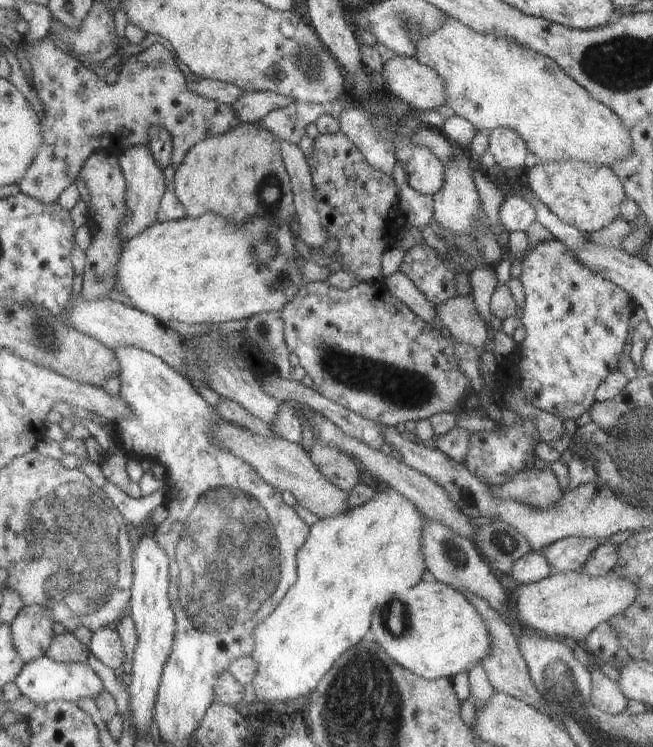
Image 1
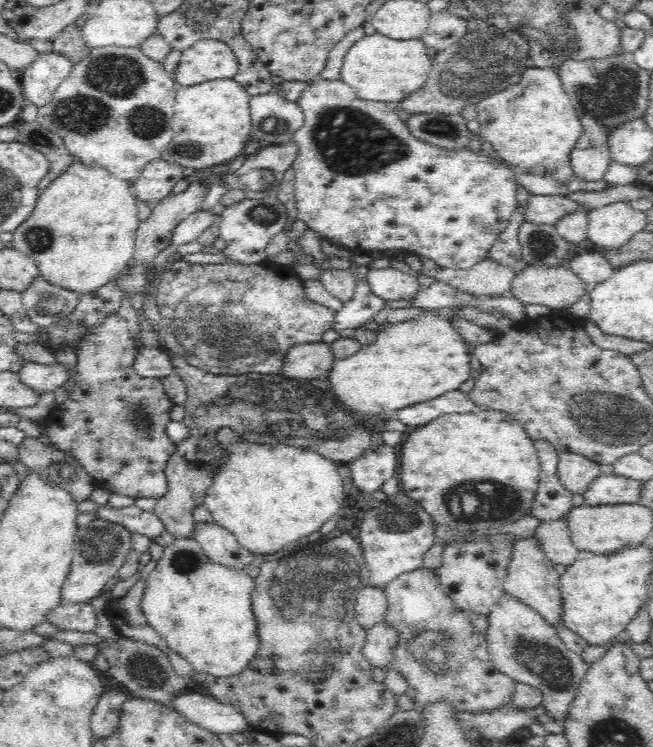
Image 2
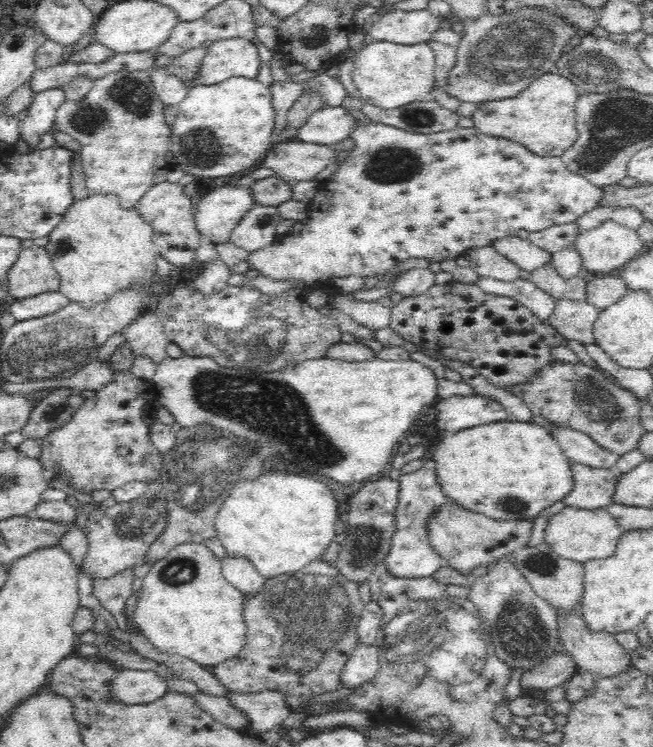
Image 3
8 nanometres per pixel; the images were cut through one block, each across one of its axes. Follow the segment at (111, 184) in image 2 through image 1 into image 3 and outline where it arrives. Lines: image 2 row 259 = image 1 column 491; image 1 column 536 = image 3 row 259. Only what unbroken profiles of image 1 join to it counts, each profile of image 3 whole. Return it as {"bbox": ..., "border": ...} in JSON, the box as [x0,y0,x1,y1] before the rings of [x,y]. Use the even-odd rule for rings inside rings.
{"bbox":[45,194,158,308],"border":[[[98,194],[75,201],[60,224],[48,234],[49,241],[45,249],[50,253],[55,271],[59,274],[61,280],[59,291],[69,298],[70,302],[80,302],[86,308],[92,308],[130,286],[139,284],[143,288],[150,288],[154,284],[154,278],[157,277],[158,252],[153,241],[152,224],[140,216],[138,208],[126,210],[120,206],[119,200],[114,194]]]}

